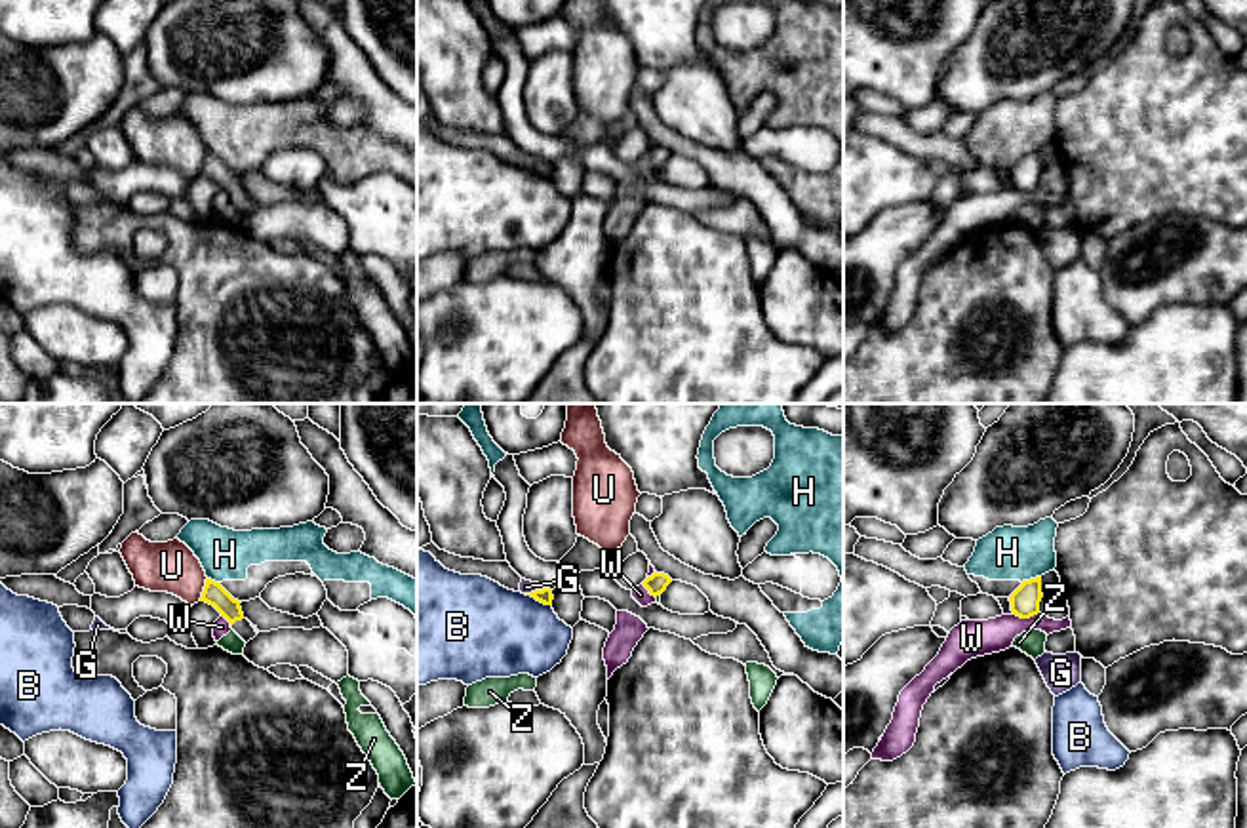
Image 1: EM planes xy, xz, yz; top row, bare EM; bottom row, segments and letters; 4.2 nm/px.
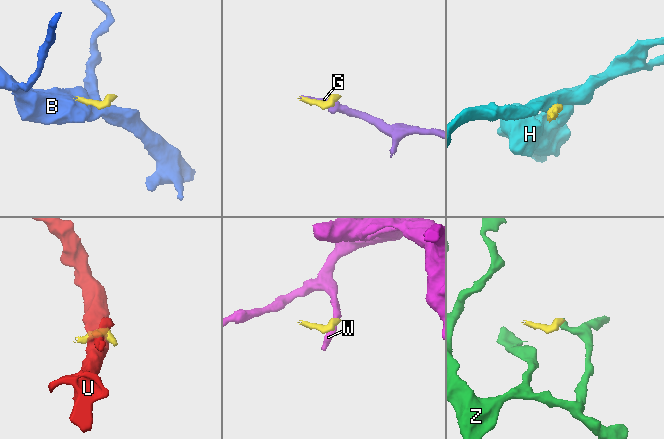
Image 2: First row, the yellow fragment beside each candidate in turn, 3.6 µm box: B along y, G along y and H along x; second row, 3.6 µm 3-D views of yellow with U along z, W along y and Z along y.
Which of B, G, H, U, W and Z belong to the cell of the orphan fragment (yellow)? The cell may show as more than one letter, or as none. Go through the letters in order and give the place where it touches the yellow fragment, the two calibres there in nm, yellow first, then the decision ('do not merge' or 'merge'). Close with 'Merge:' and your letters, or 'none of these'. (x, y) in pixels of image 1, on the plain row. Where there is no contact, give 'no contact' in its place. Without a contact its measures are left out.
B: meets yellow in xz at (537, 174); 70 nm thick on the yellow side, 400 nm on the other; do not merge
G: meets yellow in xz at (535, 164); 70 nm thick on the yellow side, 60 nm on the other; do not merge
H: meets yellow in yz at (1030, 153); 130 nm thick on the yellow side, 220 nm on the other; do not merge
U: meets yellow in xy at (204, 162); 90 nm thick on the yellow side, 220 nm on the other; do not merge
W: meets yellow in yz at (1025, 191); 130 nm thick on the yellow side, 160 nm on the other; do not merge
Z: meets yellow in xz at (657, 168); 90 nm thick on the yellow side, 20 nm on the other; do not merge
Merge: none of these

